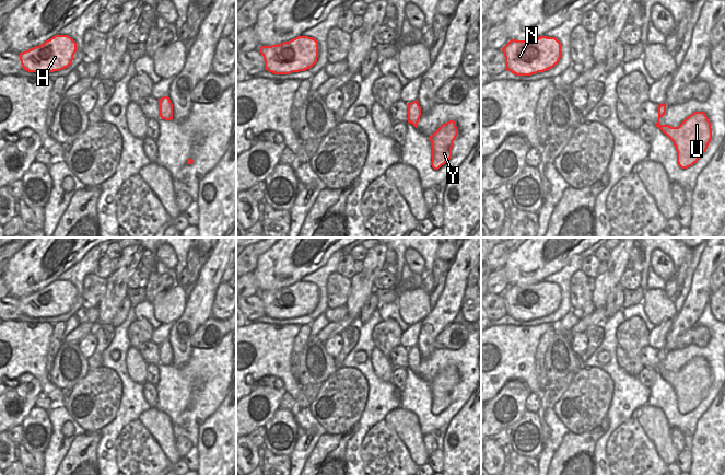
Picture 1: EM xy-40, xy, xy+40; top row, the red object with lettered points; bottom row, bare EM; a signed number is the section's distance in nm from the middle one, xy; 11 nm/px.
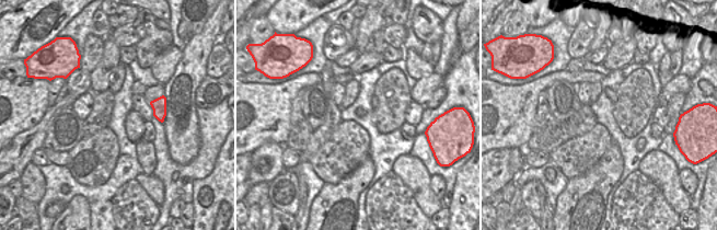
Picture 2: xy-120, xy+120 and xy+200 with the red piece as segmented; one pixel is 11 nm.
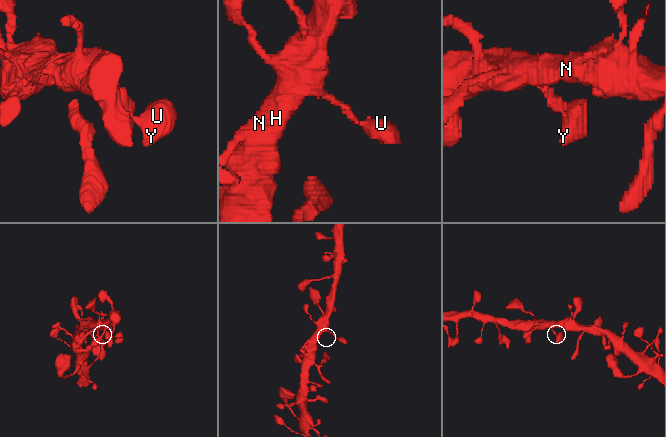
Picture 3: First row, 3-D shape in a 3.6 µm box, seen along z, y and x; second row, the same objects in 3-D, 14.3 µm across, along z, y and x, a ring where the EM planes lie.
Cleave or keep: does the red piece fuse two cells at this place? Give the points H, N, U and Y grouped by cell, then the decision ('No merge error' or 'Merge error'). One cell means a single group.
Groups: H N U Y. No merge error.

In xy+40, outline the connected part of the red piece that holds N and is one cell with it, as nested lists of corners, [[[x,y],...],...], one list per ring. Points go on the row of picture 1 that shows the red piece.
[[[556,37],[511,39],[502,51],[506,70],[516,76],[531,76],[553,68],[561,58],[561,43]]]

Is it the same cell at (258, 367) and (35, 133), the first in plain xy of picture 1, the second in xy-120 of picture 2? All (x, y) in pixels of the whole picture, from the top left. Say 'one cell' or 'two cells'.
two cells

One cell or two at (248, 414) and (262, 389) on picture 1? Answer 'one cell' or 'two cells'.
one cell

